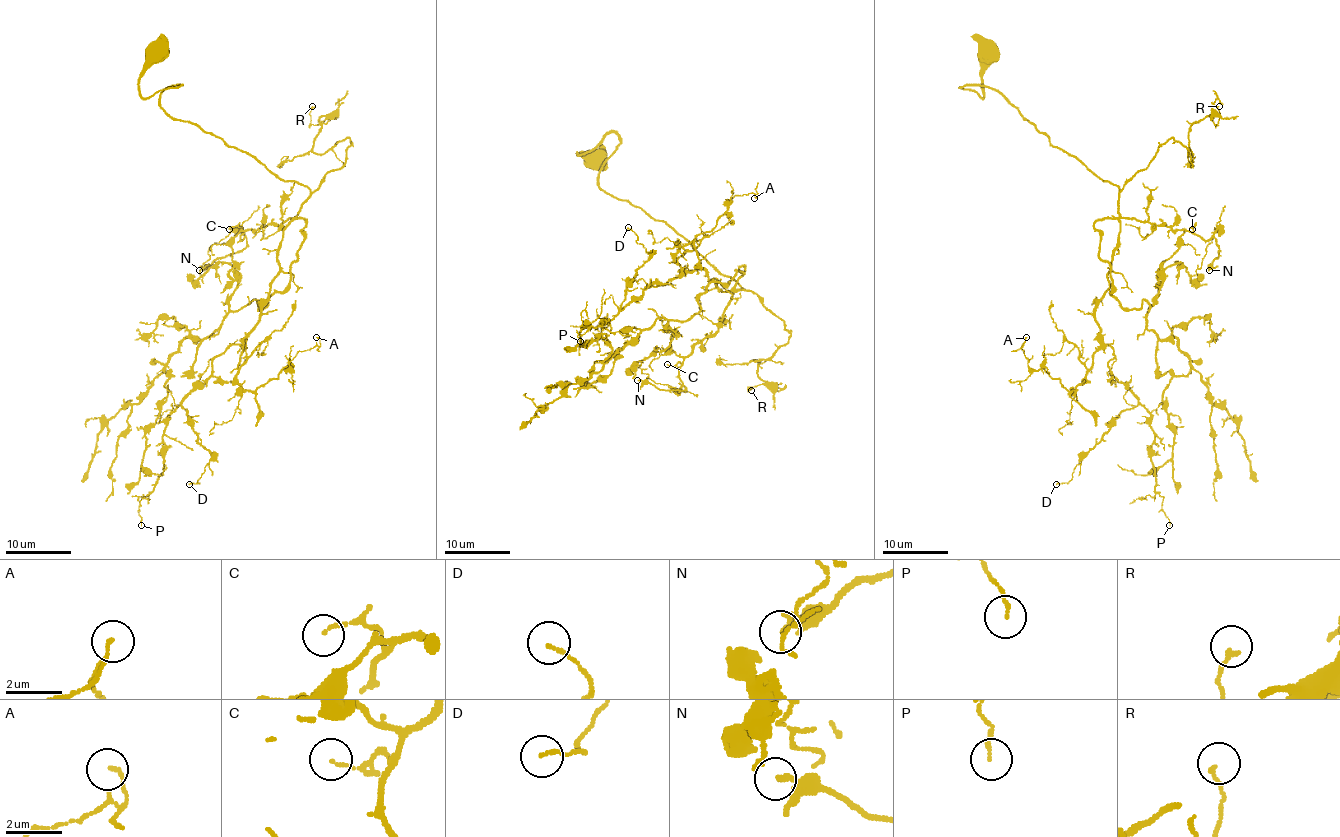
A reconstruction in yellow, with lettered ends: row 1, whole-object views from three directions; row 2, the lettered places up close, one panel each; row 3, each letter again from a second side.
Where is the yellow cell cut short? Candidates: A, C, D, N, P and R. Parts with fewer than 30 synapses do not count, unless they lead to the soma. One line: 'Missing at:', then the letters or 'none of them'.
Missing at: none of them

